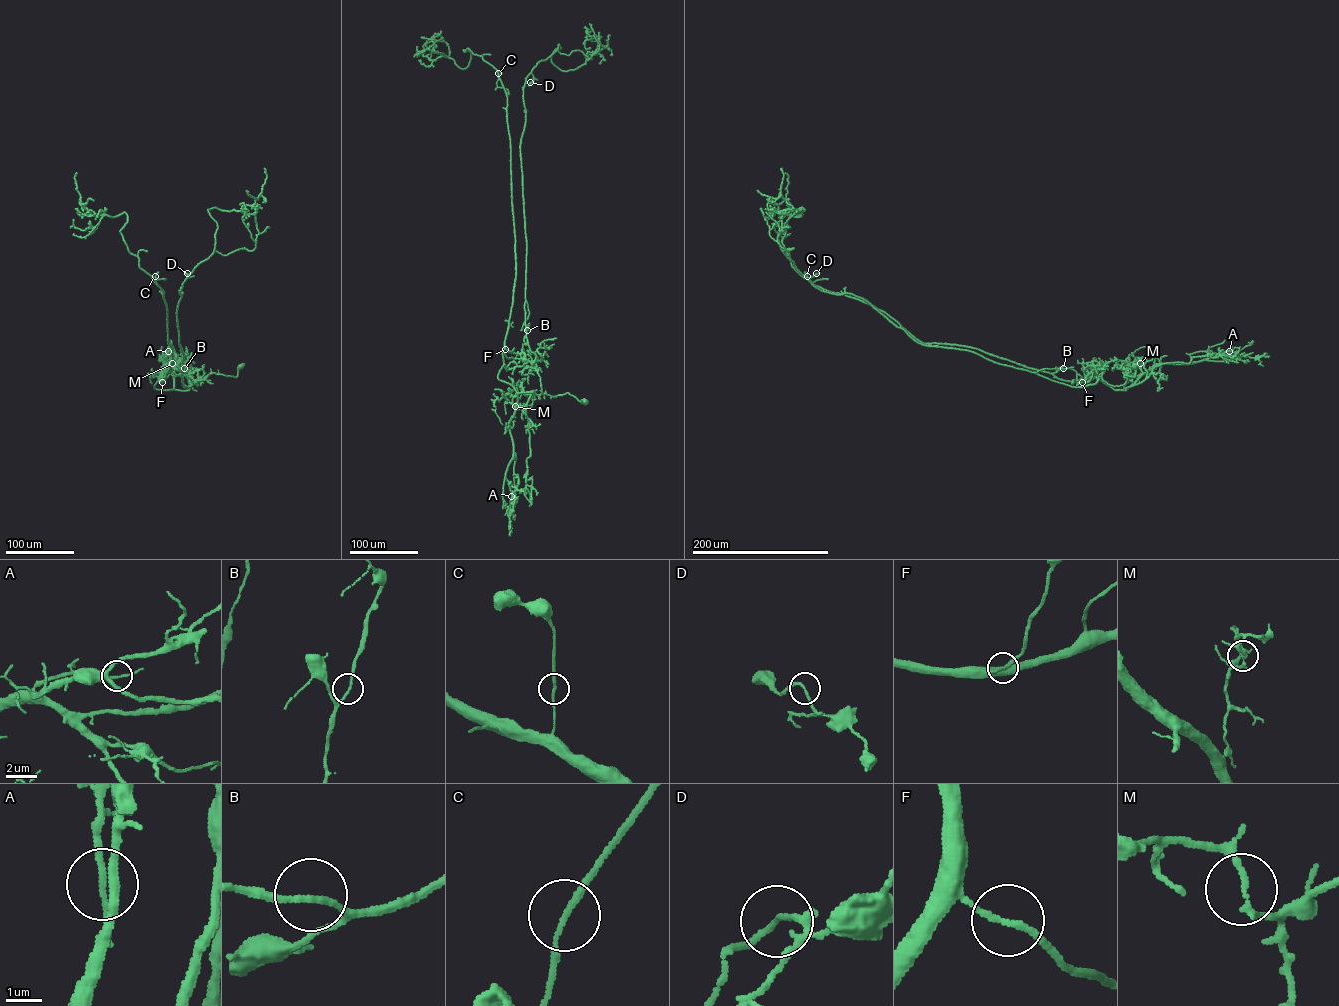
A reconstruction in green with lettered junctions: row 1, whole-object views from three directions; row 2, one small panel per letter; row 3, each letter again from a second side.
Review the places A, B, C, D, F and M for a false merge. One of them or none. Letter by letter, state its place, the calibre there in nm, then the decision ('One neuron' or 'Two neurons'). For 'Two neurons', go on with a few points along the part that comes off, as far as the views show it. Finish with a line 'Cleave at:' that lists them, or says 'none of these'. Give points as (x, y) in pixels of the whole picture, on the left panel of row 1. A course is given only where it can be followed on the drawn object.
A: Place: (168, 351). Thickness 170 nm. One neuron
B: Place: (184, 368). Thickness 160 nm. One neuron
C: Place: (155, 276). Thickness 160 nm. One neuron
D: Place: (187, 273). Thickness 150 nm. One neuron
F: Place: (162, 382). Thickness 160 nm. One neuron
M: Place: (172, 363). Thickness 160 nm. One neuron
Cleave at: none of these

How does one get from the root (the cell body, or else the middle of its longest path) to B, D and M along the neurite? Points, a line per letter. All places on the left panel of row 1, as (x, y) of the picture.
B: (240, 366), (235, 377), (213, 372), (197, 386), (192, 377), (192, 384), (184, 387), (184, 368)
D: (240, 366), (235, 377), (213, 372), (197, 386), (192, 377), (191, 385), (182, 385), (176, 310), (187, 273)
M: (240, 366), (235, 377), (213, 372), (195, 380), (188, 390), (180, 390), (174, 388), (172, 363)

